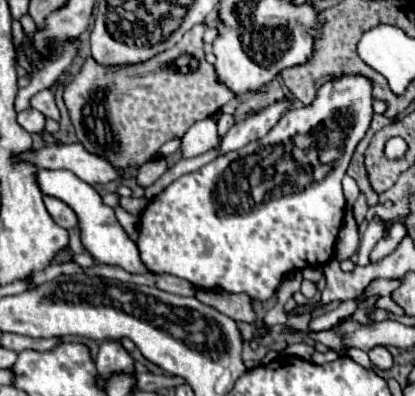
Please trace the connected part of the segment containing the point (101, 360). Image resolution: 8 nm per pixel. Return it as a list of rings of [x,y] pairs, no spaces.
[[[115,340],[101,344],[95,364],[101,376],[109,376],[113,372],[133,372],[133,358],[127,354],[121,342]]]

